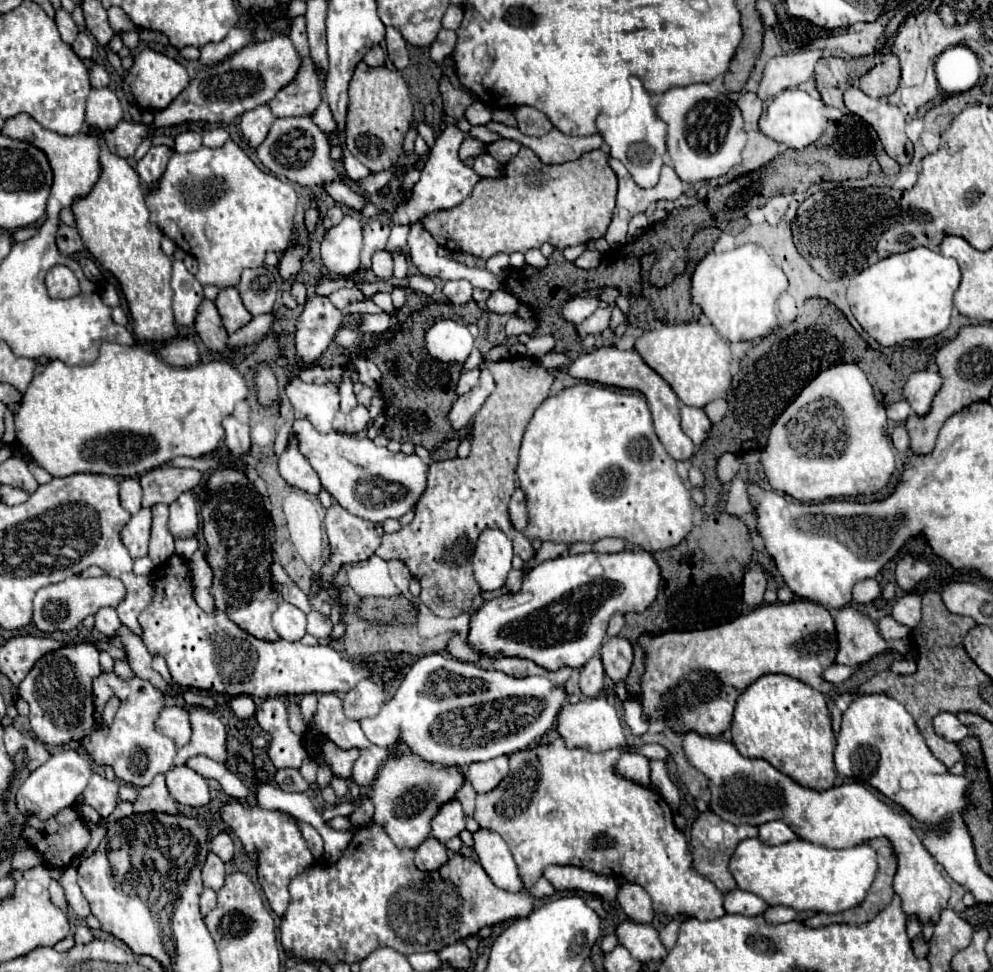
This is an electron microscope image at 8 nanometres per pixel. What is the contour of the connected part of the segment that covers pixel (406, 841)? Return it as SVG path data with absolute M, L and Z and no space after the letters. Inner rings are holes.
M403 743L395 749L395 755L383 763L379 775L373 783L371 801L375 805L373 821L385 829L385 833L393 839L399 849L415 849L423 839L431 833L431 819L439 805L447 799L453 799L463 783L463 775L459 767L435 767L431 763L423 763L417 755L411 755Z

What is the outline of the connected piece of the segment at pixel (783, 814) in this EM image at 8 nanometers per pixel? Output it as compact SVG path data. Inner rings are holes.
M685 731L679 735L687 761L711 781L709 807L715 815L735 825L763 825L767 821L779 819L787 823L801 839L819 843L823 847L855 847L863 841L885 837L891 841L893 853L897 857L893 889L901 897L905 913L909 917L917 913L921 923L935 923L939 919L939 913L947 907L947 899L951 893L949 883L937 869L935 859L923 847L911 825L889 805L877 799L866 783L851 781L835 785L827 791L813 791L795 783L765 759L743 757L731 741L705 737L695 731Z

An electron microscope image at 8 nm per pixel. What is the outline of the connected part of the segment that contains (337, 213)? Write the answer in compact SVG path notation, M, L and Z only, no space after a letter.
M335 205L335 207L327 209L327 213L325 213L325 217L323 217L323 227L325 227L325 229L331 229L331 227L337 225L341 219L343 219L343 211L341 211L339 205Z

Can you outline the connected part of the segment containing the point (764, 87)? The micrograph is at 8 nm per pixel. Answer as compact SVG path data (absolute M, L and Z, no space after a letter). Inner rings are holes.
M808 48L799 49L793 55L773 57L763 71L763 79L759 83L757 95L765 103L767 99L775 97L781 89L797 87L805 83L813 75L813 67L817 59L823 57L822 50Z

